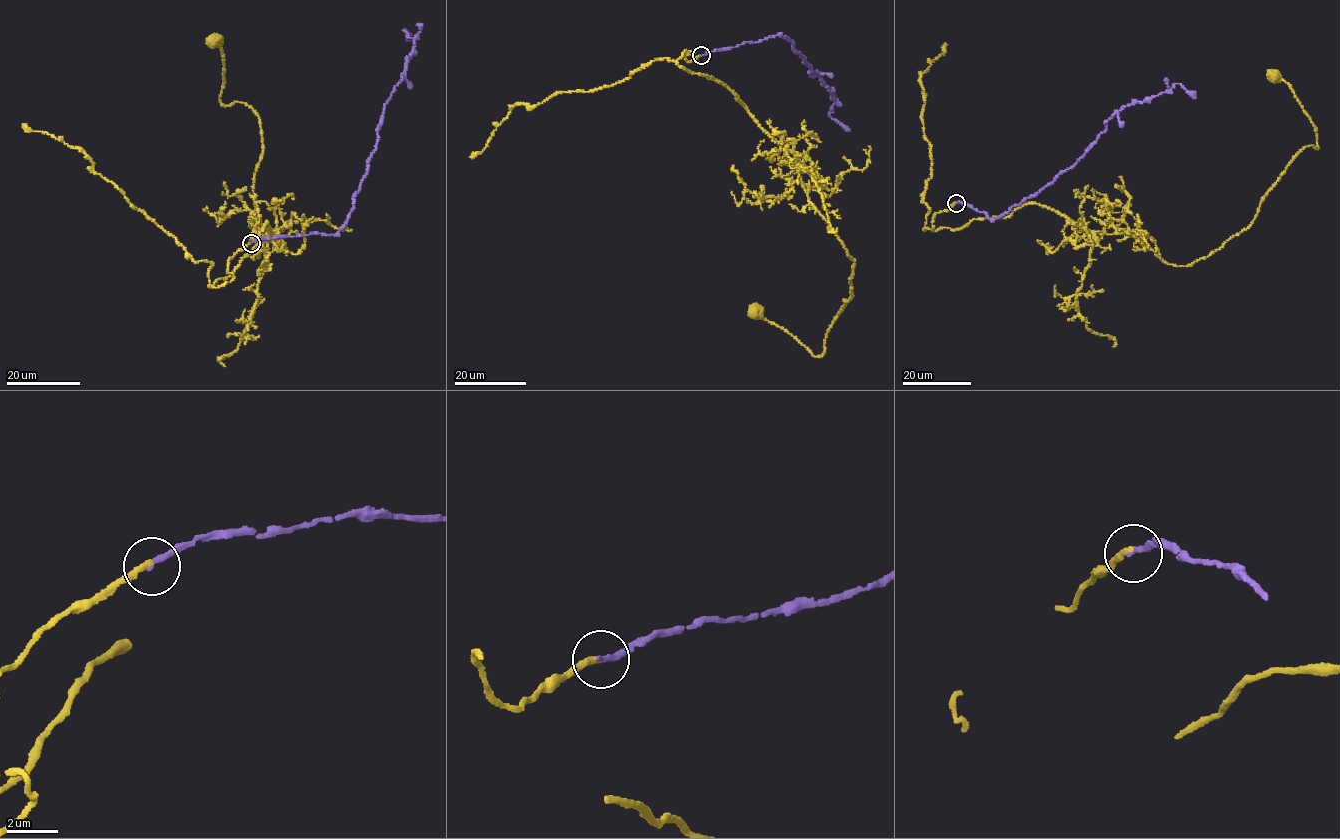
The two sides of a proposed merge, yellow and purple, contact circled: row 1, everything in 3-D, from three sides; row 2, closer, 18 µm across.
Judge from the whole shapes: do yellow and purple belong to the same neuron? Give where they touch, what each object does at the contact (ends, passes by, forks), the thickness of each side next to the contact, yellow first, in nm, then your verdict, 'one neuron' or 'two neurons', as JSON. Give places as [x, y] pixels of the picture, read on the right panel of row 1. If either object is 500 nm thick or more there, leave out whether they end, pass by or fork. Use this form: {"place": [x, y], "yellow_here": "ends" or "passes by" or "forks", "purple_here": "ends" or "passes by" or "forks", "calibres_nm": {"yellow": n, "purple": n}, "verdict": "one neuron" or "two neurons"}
{"place": [956, 203], "yellow_here": "ends", "purple_here": "ends", "calibres_nm": {"yellow": 240, "purple": 200}, "verdict": "one neuron"}

